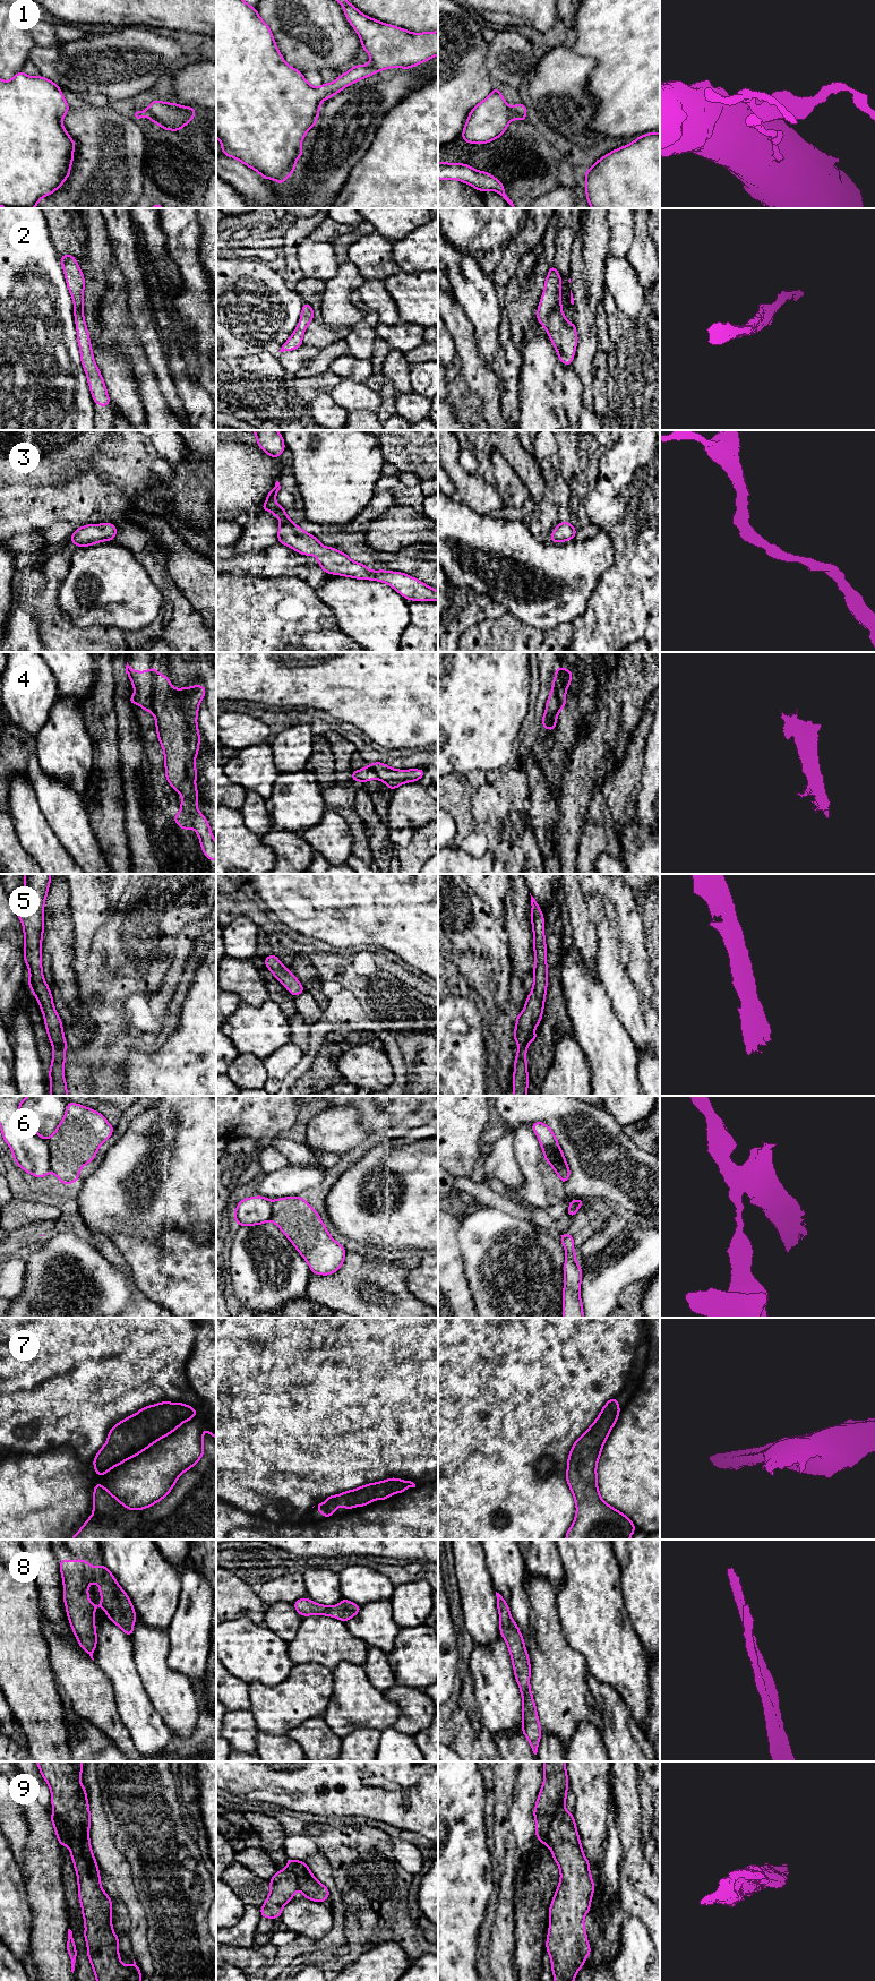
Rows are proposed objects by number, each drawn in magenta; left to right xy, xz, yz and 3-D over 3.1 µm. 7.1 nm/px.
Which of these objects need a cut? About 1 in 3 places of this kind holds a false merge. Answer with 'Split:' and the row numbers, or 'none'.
Split: 4, 6, 9

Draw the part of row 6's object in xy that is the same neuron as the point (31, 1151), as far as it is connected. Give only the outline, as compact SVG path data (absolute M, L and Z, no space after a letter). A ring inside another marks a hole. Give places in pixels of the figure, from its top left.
M0 1096L0 1129L20 1169L37 1178L51 1172L50 1147L23 1115L19 1105L32 1096Z

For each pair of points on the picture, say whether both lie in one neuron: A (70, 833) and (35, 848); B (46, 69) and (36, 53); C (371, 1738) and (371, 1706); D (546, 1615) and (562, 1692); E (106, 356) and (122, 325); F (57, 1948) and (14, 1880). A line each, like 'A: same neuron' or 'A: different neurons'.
A: different neurons
B: same neuron
C: different neurons
D: same neuron
E: different neurons
F: different neurons

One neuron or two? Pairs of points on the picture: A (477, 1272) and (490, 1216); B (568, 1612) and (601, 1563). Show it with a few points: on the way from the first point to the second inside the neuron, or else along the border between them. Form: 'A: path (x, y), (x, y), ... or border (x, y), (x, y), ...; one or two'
A: path (490, 1259), (490, 1229); one
B: path (575, 1600), (575, 1595), (592, 1576); one

